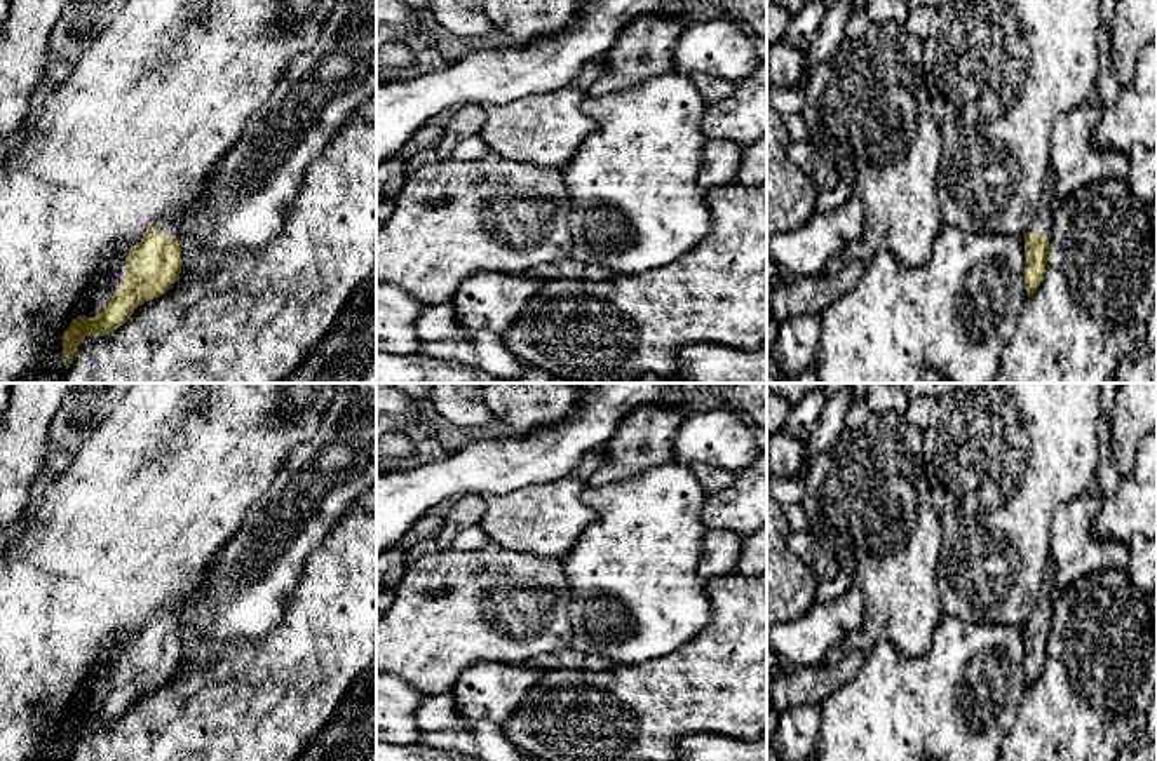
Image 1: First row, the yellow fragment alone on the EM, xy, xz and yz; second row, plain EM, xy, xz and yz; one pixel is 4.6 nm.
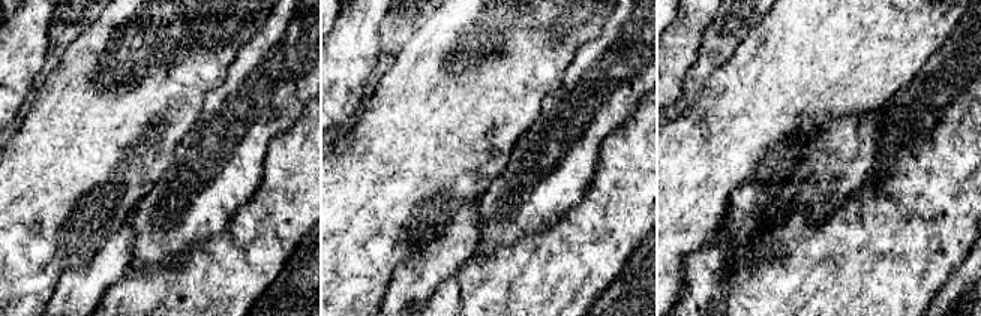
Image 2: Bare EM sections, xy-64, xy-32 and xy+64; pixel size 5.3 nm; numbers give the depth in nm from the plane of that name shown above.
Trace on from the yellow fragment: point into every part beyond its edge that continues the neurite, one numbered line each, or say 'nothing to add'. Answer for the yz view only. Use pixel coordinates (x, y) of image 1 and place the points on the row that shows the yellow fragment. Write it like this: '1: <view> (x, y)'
1: yz (1042, 225)

